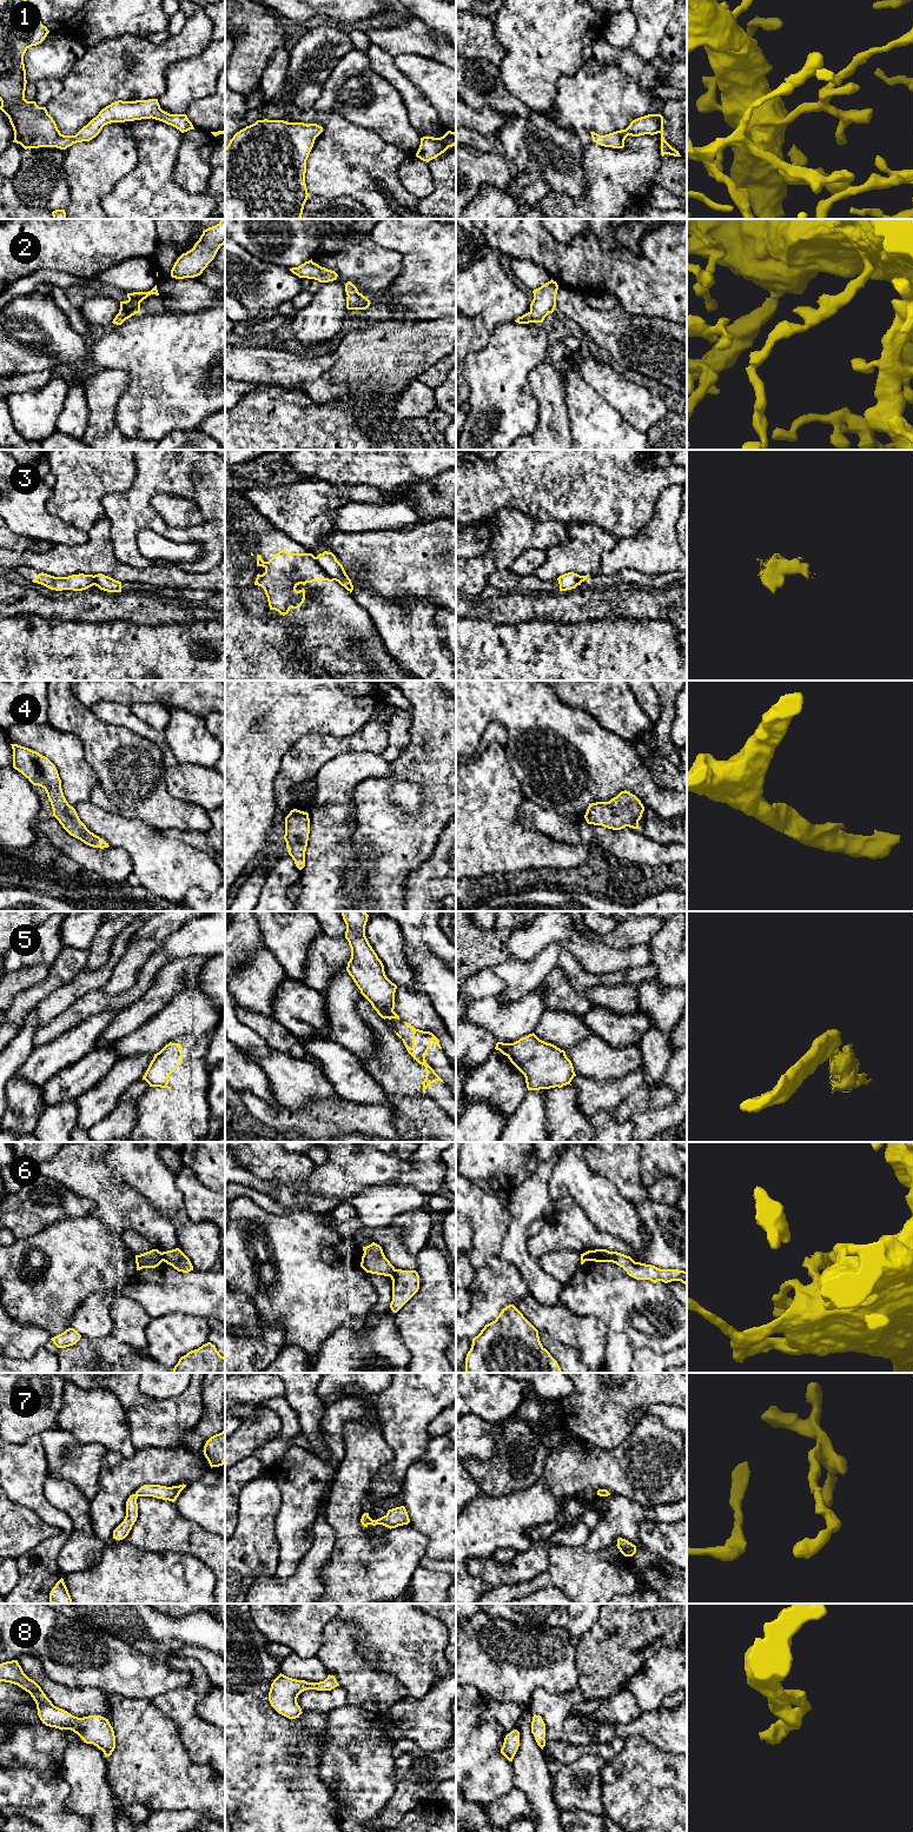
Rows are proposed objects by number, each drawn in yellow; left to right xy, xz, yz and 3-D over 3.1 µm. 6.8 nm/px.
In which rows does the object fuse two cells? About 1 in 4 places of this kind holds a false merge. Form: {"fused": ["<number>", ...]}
{"fused": ["3", "5"]}

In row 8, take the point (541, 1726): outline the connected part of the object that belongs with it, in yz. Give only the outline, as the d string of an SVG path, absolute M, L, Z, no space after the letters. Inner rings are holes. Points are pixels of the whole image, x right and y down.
M534 1714L531 1721L531 1733L534 1734L537 1745L543 1750L545 1746L545 1724L542 1717Z

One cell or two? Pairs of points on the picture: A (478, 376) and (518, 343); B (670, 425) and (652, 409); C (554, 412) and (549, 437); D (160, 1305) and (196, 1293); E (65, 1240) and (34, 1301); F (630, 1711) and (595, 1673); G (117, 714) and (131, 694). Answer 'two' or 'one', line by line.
A: one
B: two
C: one
D: one
E: one
F: two
G: two

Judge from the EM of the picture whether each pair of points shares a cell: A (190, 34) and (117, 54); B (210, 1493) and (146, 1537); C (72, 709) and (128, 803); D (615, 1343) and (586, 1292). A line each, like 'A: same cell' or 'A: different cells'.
A: same cell
B: different cells
C: same cell
D: same cell

